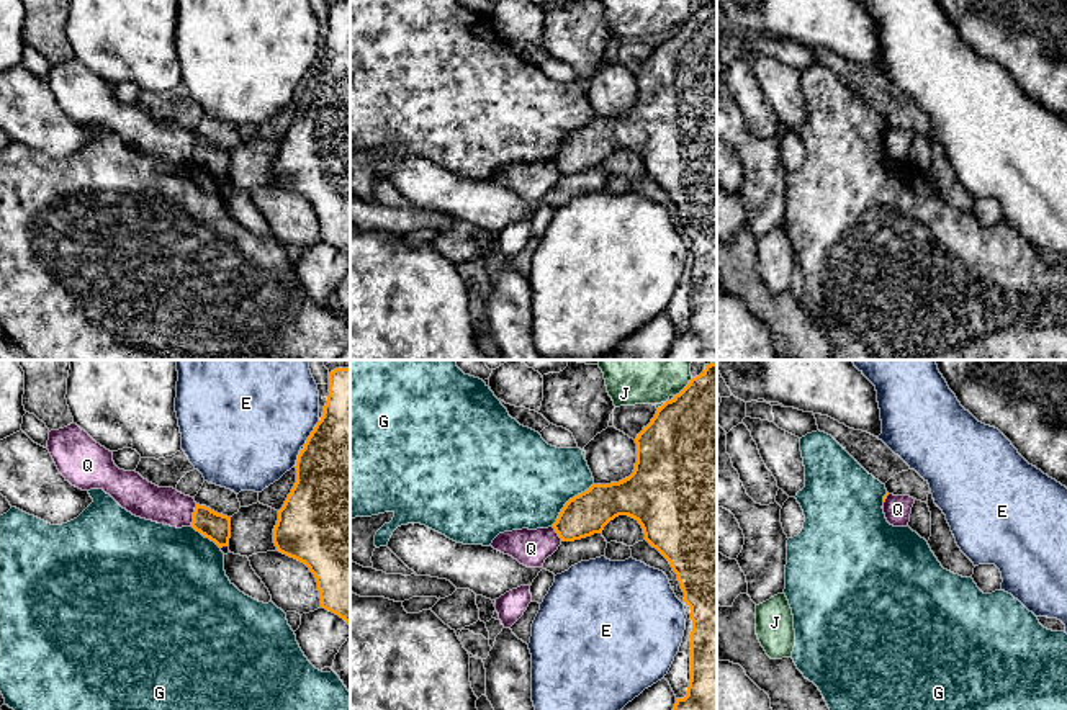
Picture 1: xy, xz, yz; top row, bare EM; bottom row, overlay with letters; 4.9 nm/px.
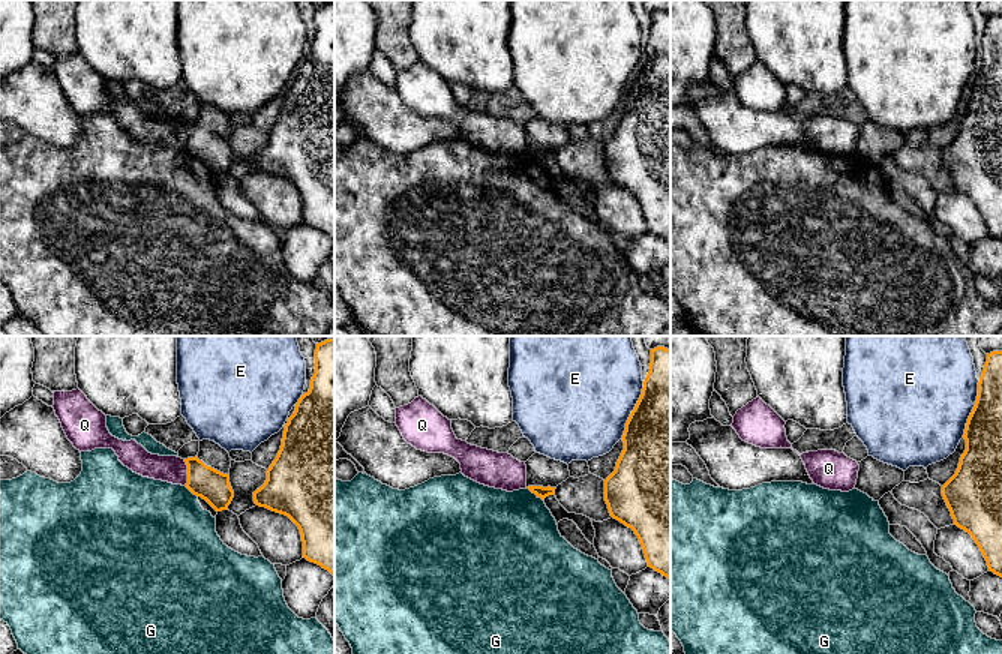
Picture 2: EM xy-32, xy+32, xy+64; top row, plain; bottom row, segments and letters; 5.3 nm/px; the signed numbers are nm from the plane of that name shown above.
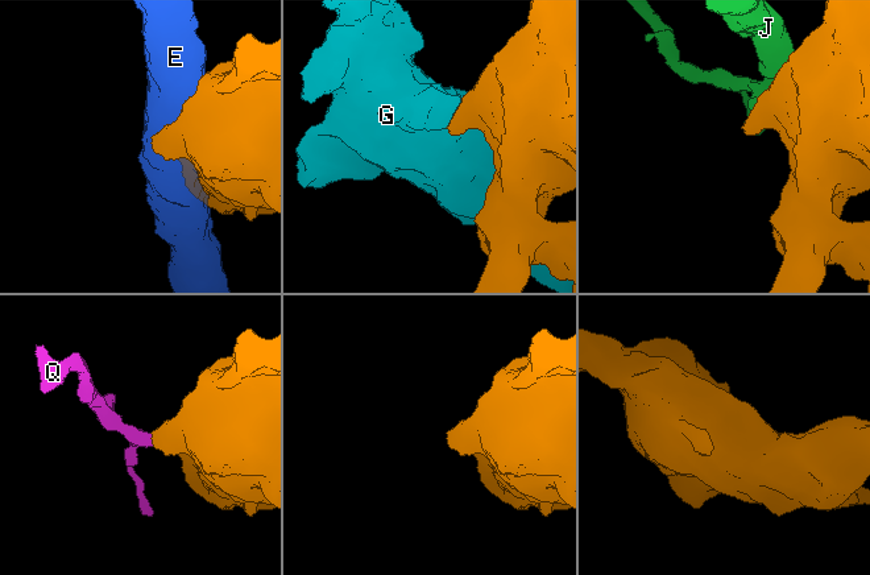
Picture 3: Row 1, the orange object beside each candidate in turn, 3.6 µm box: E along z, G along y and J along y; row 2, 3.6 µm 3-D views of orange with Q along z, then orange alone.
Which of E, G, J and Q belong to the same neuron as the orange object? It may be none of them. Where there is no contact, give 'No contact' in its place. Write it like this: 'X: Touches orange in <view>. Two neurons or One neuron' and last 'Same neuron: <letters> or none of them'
E: Touches orange in xy. Two neurons
G: Touches orange in xz. Two neurons
J: Touches orange in xz. Two neurons
Q: Touches orange in xy. Two neurons
Same neuron: none of them

